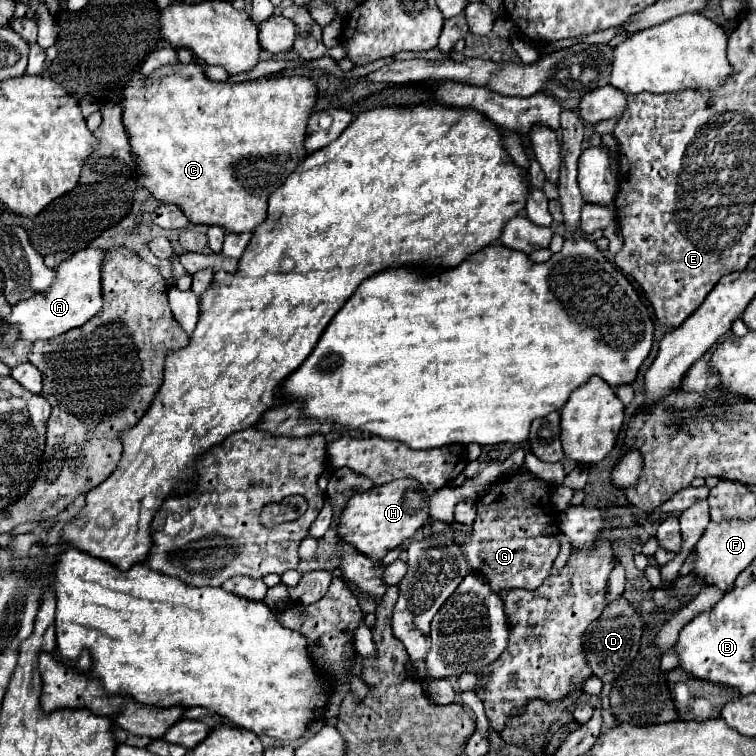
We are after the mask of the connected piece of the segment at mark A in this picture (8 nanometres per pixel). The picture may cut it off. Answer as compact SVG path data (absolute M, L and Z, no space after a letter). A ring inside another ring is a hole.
M85 248L75 252L69 260L63 260L55 270L55 282L37 296L29 300L19 300L7 318L1 318L1 324L17 326L19 338L35 342L35 340L51 340L63 332L79 328L89 318L93 318L103 304L101 296L101 260L105 250Z

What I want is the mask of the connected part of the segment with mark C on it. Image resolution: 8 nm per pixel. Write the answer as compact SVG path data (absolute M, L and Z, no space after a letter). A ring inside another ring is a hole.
M195 62L191 64L177 64L177 66L165 66L151 76L143 74L133 74L121 88L119 92L119 102L123 108L123 126L127 130L129 142L131 142L131 152L135 158L135 172L137 172L137 184L143 186L145 190L151 192L151 196L161 202L161 204L175 204L183 210L183 214L193 222L193 224L205 224L205 226L221 226L225 230L233 232L245 232L253 230L263 220L267 218L267 198L273 190L277 190L285 178L297 168L299 160L307 156L303 142L305 142L305 128L307 120L313 112L317 98L317 86L311 78L307 76L261 76L257 80L245 80L245 82L213 82L205 76L203 68Z

